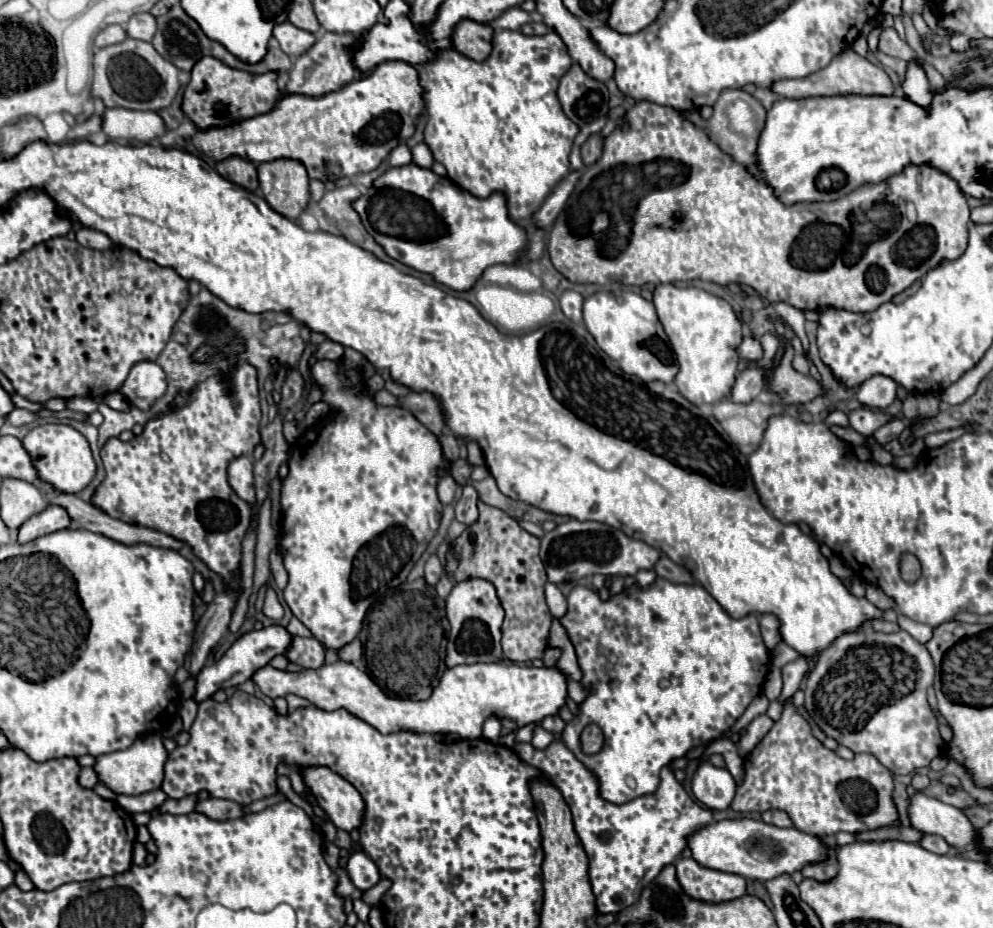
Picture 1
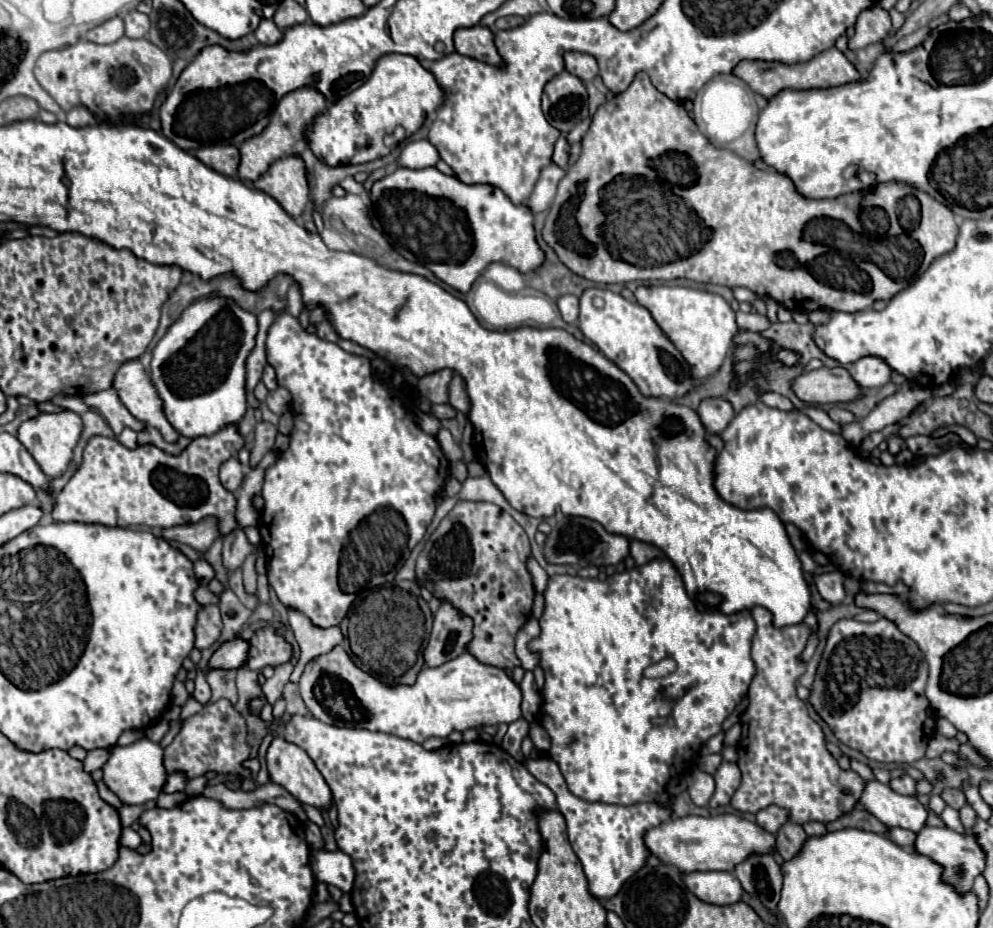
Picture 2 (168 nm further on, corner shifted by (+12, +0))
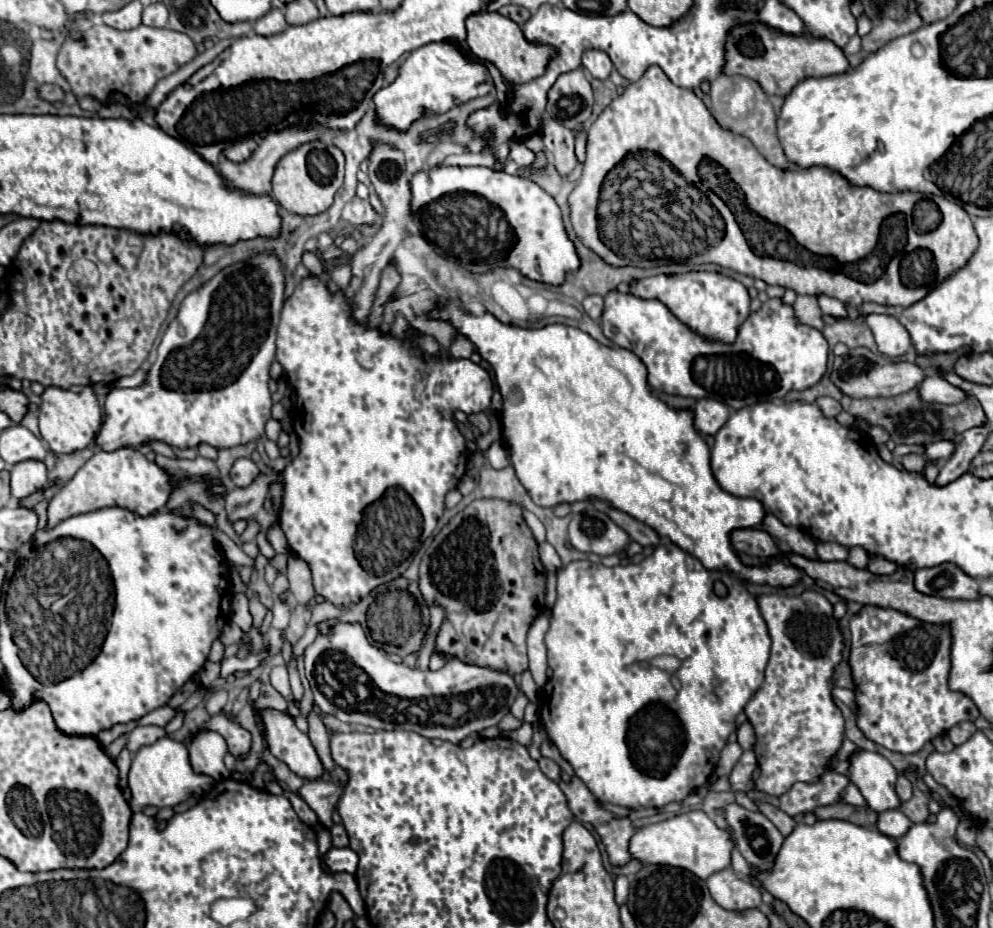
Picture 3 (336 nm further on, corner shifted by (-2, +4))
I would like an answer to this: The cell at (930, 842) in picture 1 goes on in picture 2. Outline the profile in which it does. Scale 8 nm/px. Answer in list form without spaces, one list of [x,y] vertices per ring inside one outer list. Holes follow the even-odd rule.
[[[891,828],[889,830],[889,840],[893,840],[895,844],[899,844],[899,846],[907,846],[907,848],[913,848],[913,844],[915,844],[915,838],[917,838],[917,834],[915,832],[909,832],[909,830],[903,830],[903,828]]]

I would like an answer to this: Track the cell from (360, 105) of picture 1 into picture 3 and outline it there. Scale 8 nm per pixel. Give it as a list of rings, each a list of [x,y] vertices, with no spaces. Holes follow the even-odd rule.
[[[443,40],[413,50],[401,64],[399,78],[393,84],[381,88],[373,96],[373,102],[377,106],[377,114],[383,124],[407,130],[409,124],[421,116],[423,110],[449,112],[451,108],[469,102],[473,98],[485,96],[491,90],[493,84],[489,82],[485,64],[477,62],[477,56],[469,56],[465,44]]]

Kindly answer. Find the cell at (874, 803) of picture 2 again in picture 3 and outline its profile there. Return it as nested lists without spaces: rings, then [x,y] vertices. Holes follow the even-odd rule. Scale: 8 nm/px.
[[[859,748],[851,752],[847,762],[851,782],[861,790],[861,794],[875,812],[893,810],[901,804],[901,800],[895,794],[897,772],[889,764],[889,760],[885,760],[877,752]]]

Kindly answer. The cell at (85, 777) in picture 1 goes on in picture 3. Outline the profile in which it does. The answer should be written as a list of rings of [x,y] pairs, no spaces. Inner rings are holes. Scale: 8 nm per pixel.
[[[137,726],[129,734],[127,748],[131,750],[131,754],[135,754],[139,748],[153,744],[157,738],[163,738],[163,728],[159,728],[159,726]]]

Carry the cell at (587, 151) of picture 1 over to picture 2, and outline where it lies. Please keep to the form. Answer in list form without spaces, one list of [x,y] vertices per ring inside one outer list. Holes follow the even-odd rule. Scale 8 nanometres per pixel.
[[[561,136],[561,138],[557,140],[557,144],[555,144],[553,162],[555,162],[555,164],[559,164],[561,168],[567,168],[567,166],[569,166],[569,148],[571,148],[571,144],[567,142],[567,138],[565,138],[565,136]]]

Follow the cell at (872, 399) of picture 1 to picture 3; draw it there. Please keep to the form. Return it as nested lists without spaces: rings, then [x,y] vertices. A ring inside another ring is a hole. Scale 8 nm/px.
[[[867,314],[867,326],[871,328],[879,352],[889,358],[899,358],[911,348],[911,336],[905,326],[893,314]]]

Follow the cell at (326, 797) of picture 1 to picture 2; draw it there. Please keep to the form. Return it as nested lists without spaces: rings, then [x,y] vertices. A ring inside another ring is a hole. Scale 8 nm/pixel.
[[[275,738],[269,746],[269,752],[267,752],[267,768],[269,768],[271,780],[281,784],[301,804],[309,804],[309,806],[315,806],[319,810],[329,810],[331,808],[333,792],[331,792],[329,784],[325,782],[325,778],[321,776],[321,772],[313,764],[313,760],[307,756],[307,752],[301,750],[299,746],[289,744],[283,738]]]

